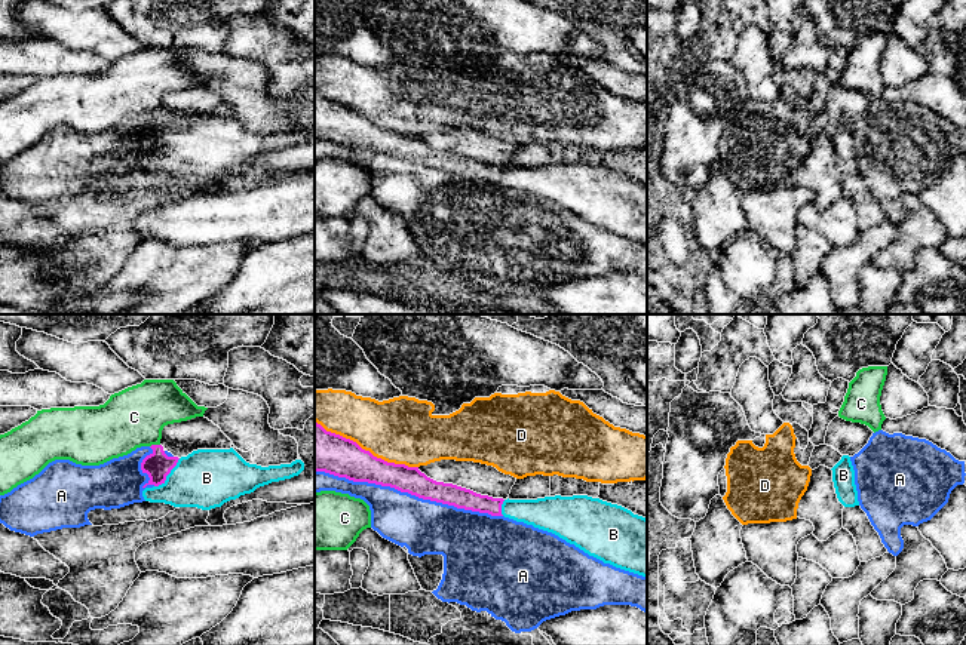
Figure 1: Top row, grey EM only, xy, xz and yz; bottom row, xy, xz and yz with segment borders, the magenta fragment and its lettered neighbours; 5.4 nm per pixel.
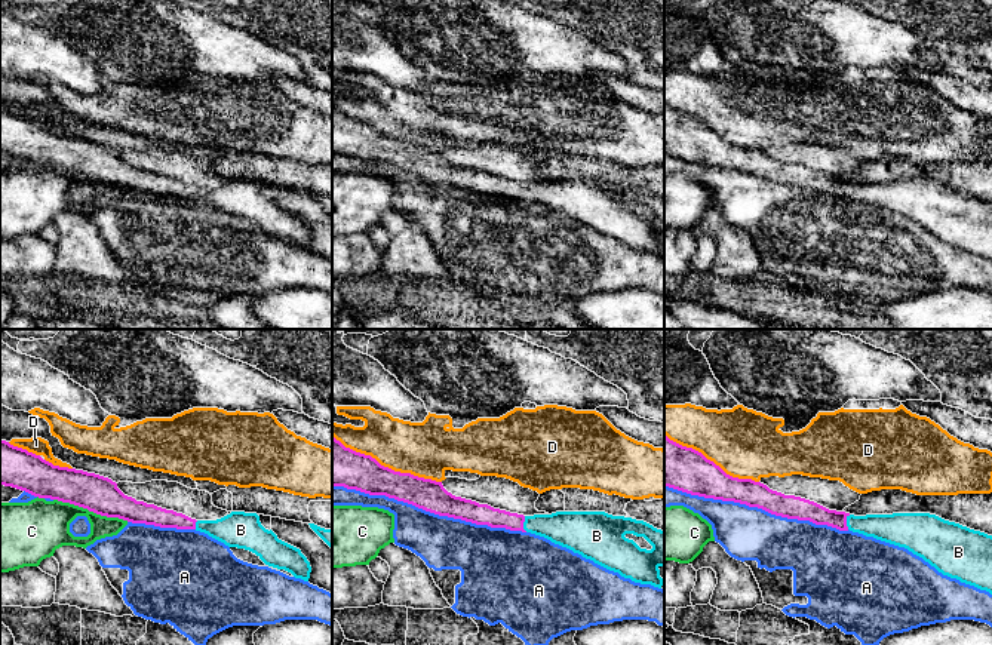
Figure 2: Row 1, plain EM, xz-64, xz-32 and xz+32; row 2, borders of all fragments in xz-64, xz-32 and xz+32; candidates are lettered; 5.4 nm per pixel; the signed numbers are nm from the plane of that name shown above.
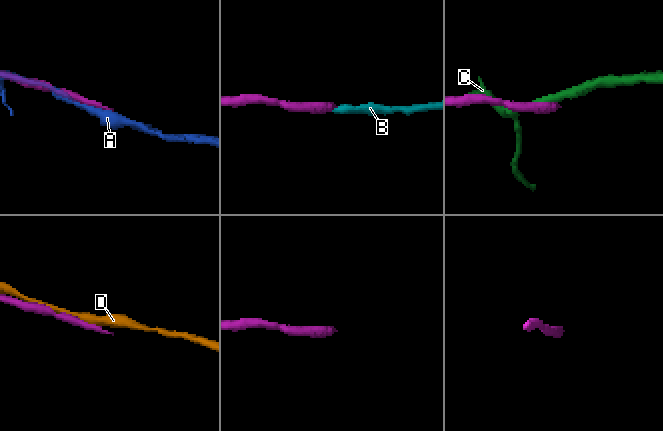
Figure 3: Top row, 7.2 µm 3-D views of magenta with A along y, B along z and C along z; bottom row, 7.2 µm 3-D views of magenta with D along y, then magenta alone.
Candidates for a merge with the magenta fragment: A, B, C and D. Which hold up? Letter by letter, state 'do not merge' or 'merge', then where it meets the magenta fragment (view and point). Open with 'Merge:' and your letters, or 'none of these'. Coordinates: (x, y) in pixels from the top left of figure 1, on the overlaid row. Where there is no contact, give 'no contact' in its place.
Merge: B
A: do not merge; meets magenta in xz at (408, 493)
B: merge; meets magenta in xy at (168, 473)
C: do not merge; meets magenta in xy at (155, 445)
D: do not merge; meets magenta in xz at (367, 451)

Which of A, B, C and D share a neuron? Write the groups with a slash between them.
A / B / C / D

